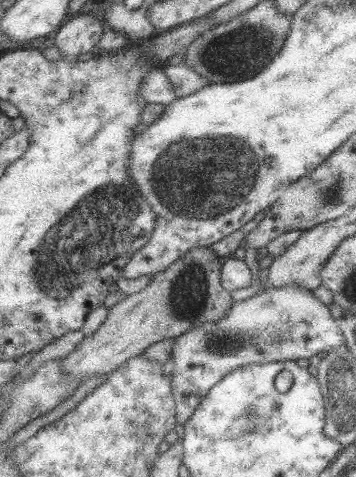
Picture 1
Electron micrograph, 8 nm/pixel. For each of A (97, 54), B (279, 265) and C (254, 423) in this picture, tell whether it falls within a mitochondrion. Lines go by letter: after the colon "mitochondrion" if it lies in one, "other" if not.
A: other
B: other
C: mitochondrion

